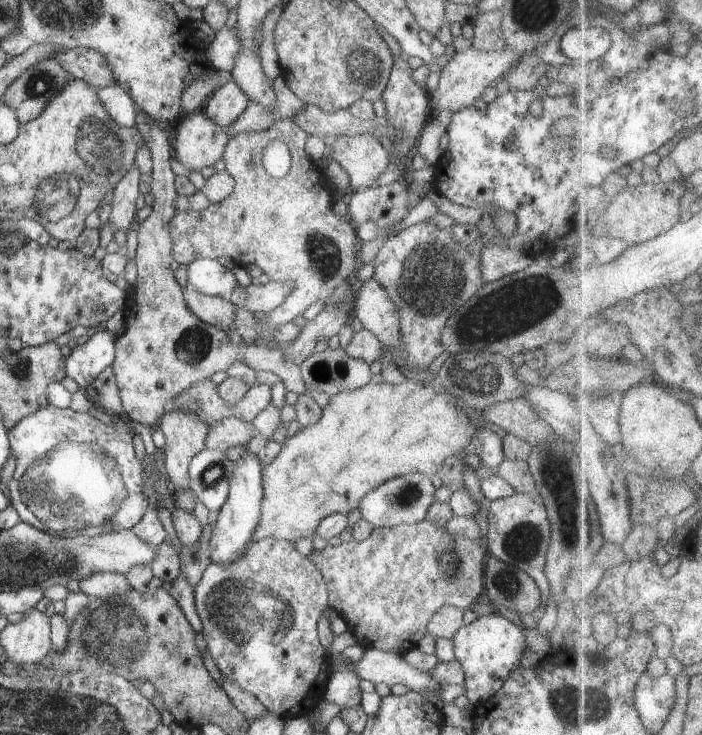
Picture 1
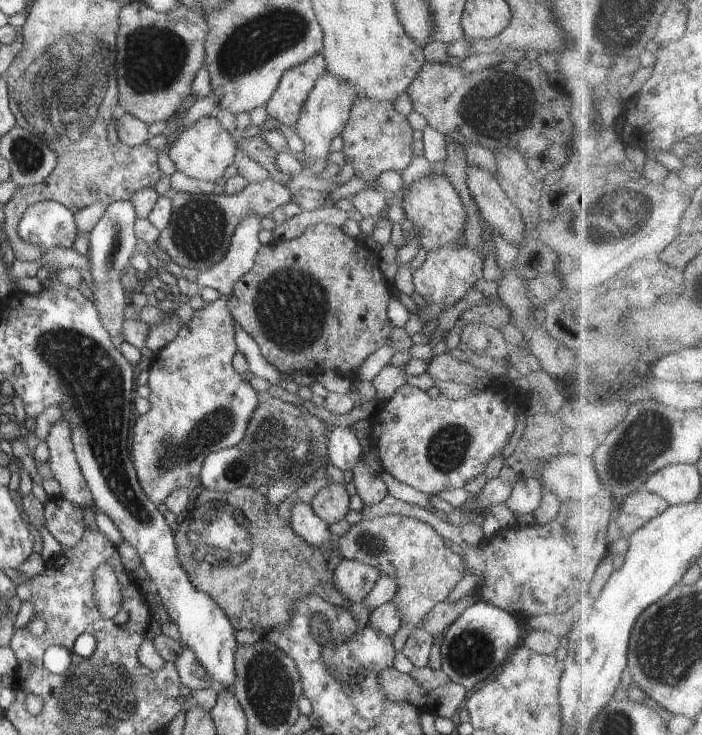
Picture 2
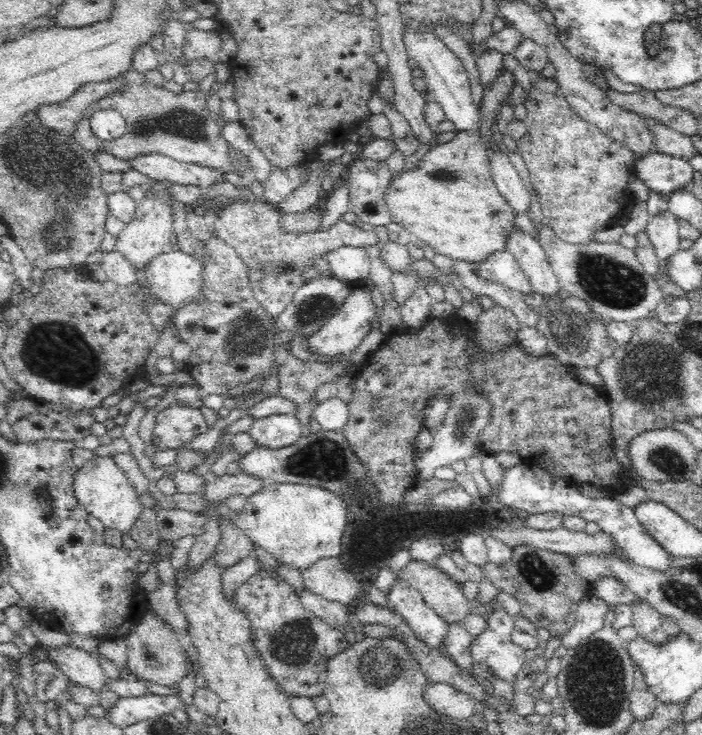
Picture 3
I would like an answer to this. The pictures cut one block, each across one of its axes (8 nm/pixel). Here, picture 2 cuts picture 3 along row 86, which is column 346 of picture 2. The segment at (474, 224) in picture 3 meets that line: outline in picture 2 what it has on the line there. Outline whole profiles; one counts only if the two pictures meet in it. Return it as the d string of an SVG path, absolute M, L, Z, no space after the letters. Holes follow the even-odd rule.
M328 482L321 488L311 501L314 512L330 524L344 519L345 514L350 510L350 495L346 491L346 483Z

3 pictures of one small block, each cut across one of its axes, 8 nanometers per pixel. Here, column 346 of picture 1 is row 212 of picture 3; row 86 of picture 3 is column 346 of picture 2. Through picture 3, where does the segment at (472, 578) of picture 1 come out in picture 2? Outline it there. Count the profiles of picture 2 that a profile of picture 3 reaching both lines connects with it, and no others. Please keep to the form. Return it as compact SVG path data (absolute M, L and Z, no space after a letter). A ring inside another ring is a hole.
M405 515L362 519L351 525L346 534L339 536L337 551L342 559L360 561L377 568L382 576L396 580L398 588L391 601L399 610L402 626L408 626L411 632L423 629L424 617L436 604L448 598L466 574L462 555L450 549L447 539L428 523Z

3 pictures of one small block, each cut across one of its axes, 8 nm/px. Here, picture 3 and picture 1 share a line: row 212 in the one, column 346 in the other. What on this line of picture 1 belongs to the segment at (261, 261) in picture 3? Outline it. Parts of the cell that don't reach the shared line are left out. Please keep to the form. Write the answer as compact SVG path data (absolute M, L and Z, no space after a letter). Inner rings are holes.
M290 118L276 119L265 131L240 133L230 138L223 154L225 170L235 179L235 190L222 202L211 203L208 208L198 211L177 212L170 221L170 234L173 240L173 260L178 264L187 264L196 259L217 259L230 256L239 266L256 264L270 276L272 282L289 283L294 290L285 298L281 306L270 311L267 322L256 325L261 328L259 338L252 345L267 346L274 342L273 334L284 323L302 315L309 305L323 300L328 302L334 291L342 283L353 282L354 275L362 267L360 249L363 241L358 237L356 225L348 217L336 215L332 209L335 198L329 191L325 172L320 170L304 151L304 144L309 134L305 133ZM274 140L282 141L291 154L291 167L286 176L272 178L263 167L262 153L264 147Z

